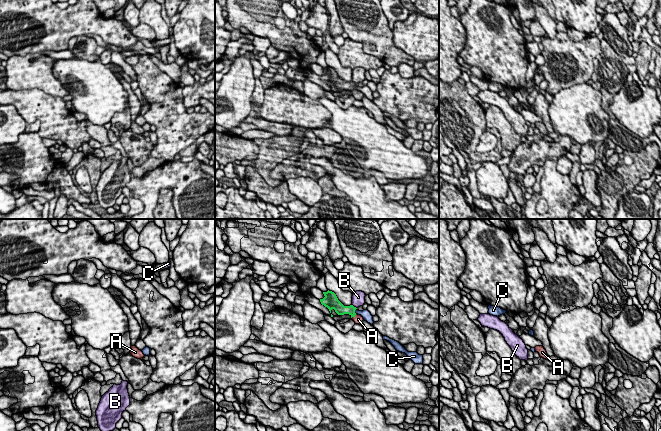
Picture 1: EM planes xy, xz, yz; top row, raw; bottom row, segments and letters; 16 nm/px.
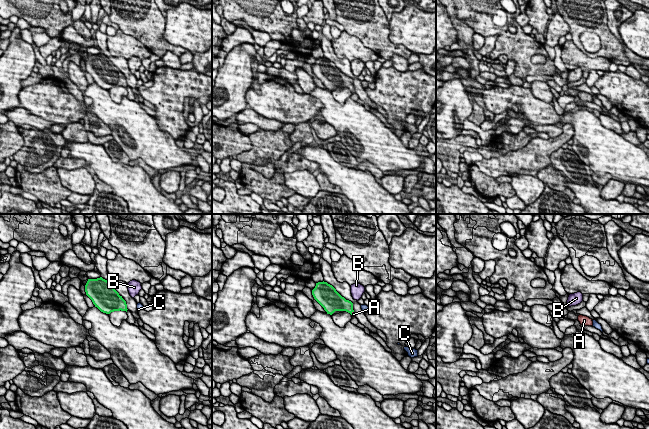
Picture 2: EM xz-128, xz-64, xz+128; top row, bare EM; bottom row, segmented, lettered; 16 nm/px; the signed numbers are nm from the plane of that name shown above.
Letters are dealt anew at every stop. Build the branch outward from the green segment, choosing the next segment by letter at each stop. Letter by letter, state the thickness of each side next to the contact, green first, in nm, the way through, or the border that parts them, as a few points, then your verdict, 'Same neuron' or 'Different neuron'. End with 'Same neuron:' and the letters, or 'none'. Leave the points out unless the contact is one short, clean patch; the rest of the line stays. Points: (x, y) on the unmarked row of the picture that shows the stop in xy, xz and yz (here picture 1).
A: Thickness 180 nm (green) against 140 nm. Path across: xz (340, 85), (348, 86), (353, 92), (358, 95). Same neuron
B: Thickness 180 nm (green) against 220 nm. Boundary: xz (352, 80), (356, 84). Different neuron
C: Thickness 180 nm (green) against 140 nm. Boundary: xz (356, 84), (355, 89). Different neuron
Same neuron: A

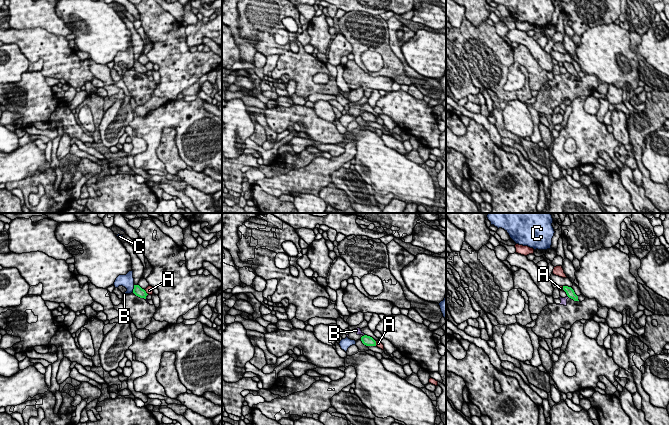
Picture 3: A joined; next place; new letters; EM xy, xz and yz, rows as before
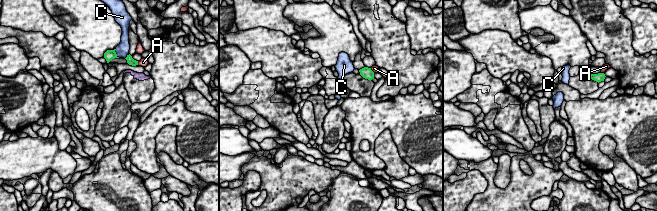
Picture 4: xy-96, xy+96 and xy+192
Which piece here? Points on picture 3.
A: Thickness 160 nm (green) against 90 nm. Boundary: xz (375, 117), (376, 121). Different neuron
B: Thickness 130 nm (green) against 100 nm. Boundary: yz (567, 71), (569, 73). Different neuron
C: Thickness 160 nm (green) against 220 nm. Different neuron
Same neuron: none

